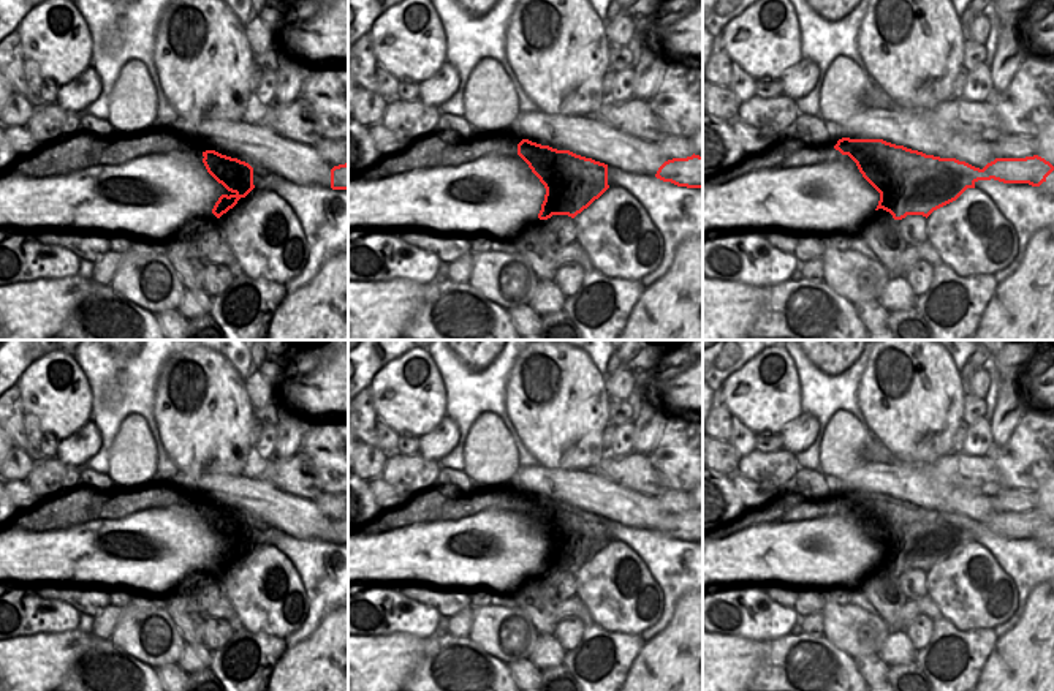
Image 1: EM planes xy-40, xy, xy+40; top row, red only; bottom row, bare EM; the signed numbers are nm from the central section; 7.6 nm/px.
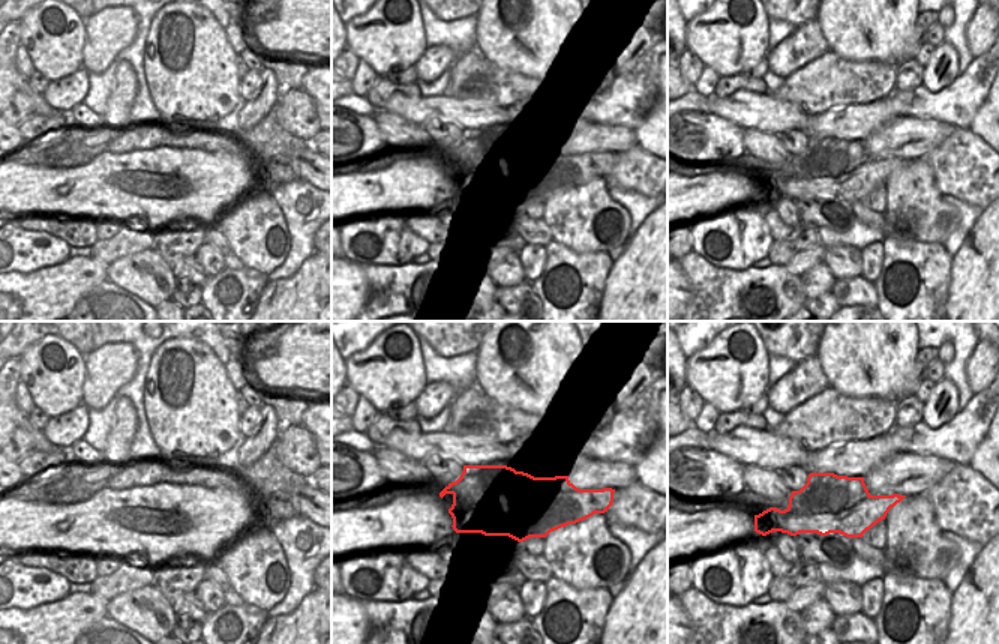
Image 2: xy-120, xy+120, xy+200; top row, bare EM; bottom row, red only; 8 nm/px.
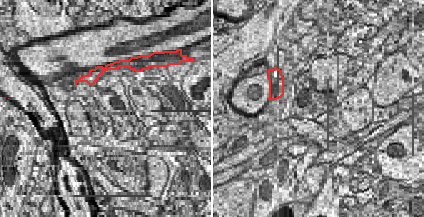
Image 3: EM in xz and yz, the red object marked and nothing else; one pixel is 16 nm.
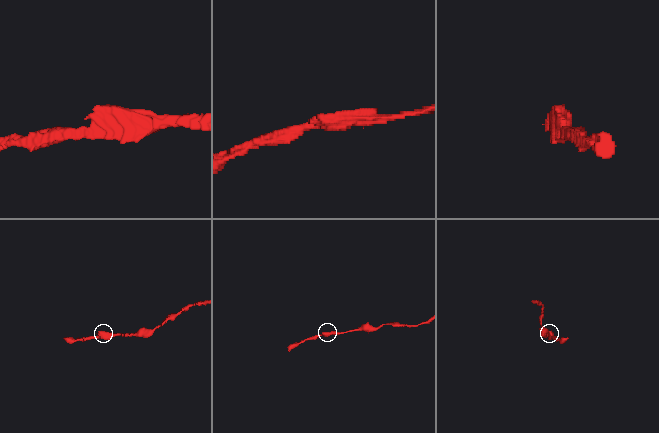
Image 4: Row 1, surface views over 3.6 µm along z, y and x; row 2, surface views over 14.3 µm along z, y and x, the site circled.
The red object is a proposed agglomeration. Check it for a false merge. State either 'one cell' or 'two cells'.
two cells

